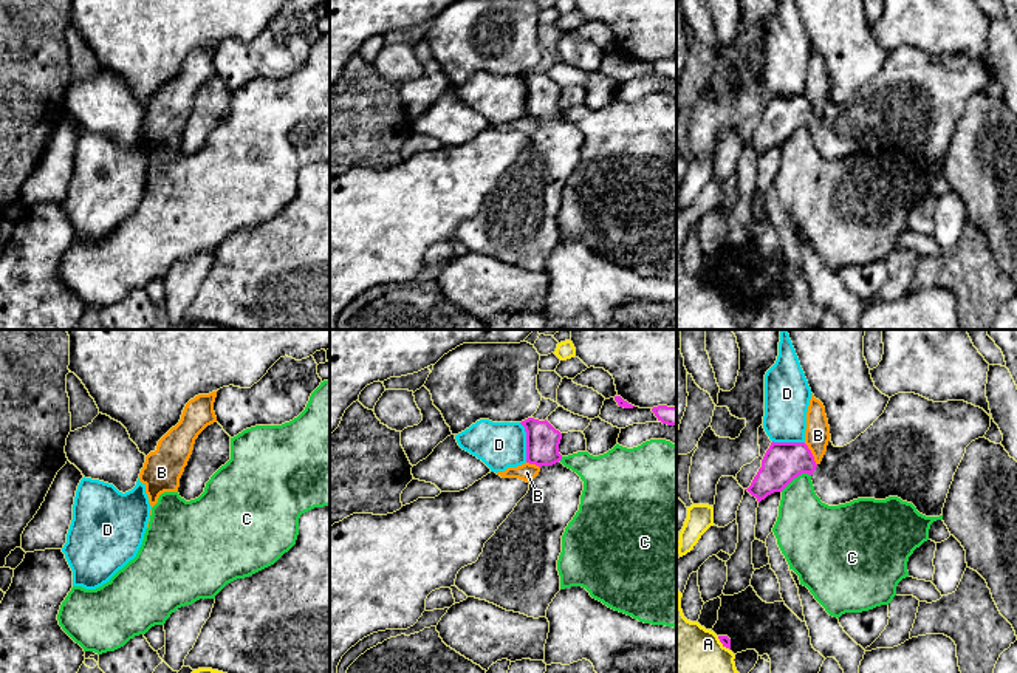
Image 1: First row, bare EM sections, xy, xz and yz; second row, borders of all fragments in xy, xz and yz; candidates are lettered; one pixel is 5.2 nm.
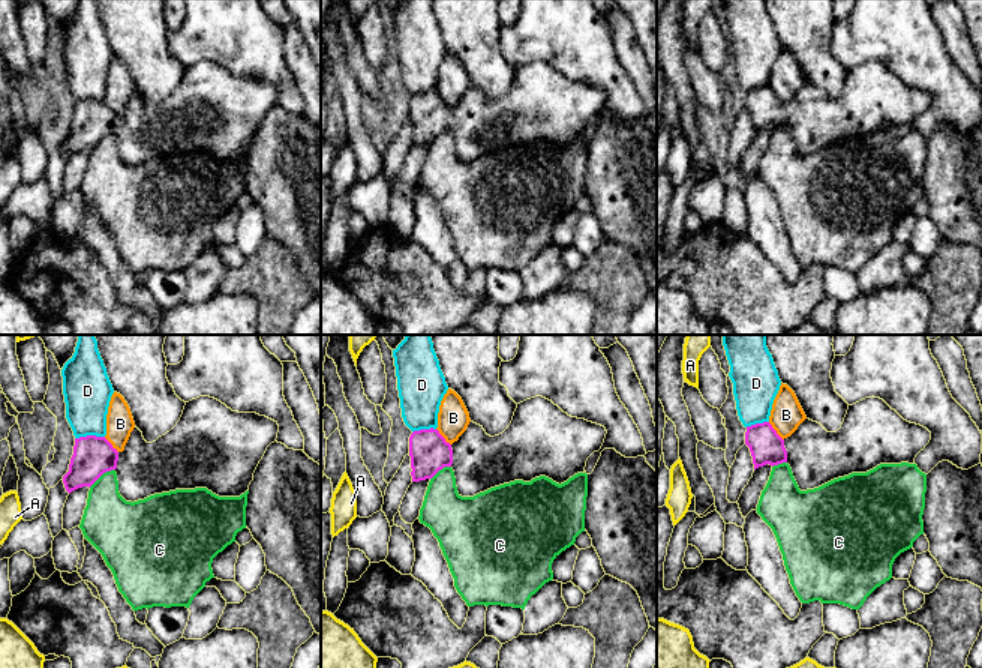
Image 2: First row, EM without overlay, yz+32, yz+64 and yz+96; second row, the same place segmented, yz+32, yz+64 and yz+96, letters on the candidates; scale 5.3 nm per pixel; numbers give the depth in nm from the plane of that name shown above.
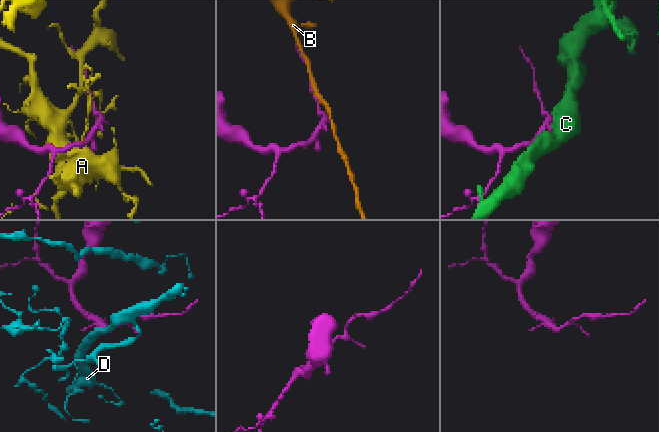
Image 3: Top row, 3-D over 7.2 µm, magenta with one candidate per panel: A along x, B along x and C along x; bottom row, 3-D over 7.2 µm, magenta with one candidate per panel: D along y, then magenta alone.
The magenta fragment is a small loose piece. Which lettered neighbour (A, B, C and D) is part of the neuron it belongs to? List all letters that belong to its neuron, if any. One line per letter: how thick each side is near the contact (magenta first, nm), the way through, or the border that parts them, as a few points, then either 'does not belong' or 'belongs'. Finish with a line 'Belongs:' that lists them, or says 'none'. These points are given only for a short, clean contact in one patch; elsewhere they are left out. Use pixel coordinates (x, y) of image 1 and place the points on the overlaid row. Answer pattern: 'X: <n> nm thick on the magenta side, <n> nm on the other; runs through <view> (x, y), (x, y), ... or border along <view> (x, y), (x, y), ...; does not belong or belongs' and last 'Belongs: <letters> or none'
A: 50 nm thick on the magenta side, 280 nm on the other; does not belong
B: 200 nm thick on the magenta side, 130 nm on the other; does not belong
C: 200 nm thick on the magenta side, 280 nm on the other; does not belong
D: 180 nm thick on the magenta side, 240 nm on the other; does not belong
Belongs: none

